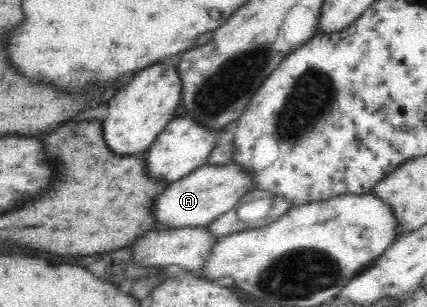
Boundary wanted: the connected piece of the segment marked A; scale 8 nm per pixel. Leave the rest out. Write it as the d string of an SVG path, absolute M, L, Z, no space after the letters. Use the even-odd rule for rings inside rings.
M236 163L199 166L152 198L156 226L166 229L206 226L236 206L236 202L253 189L254 181Z

